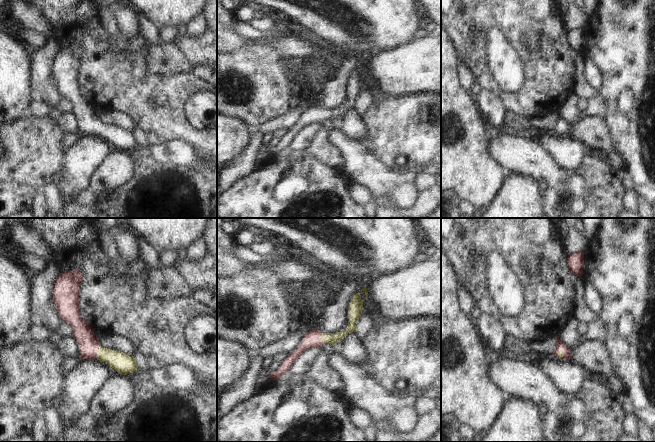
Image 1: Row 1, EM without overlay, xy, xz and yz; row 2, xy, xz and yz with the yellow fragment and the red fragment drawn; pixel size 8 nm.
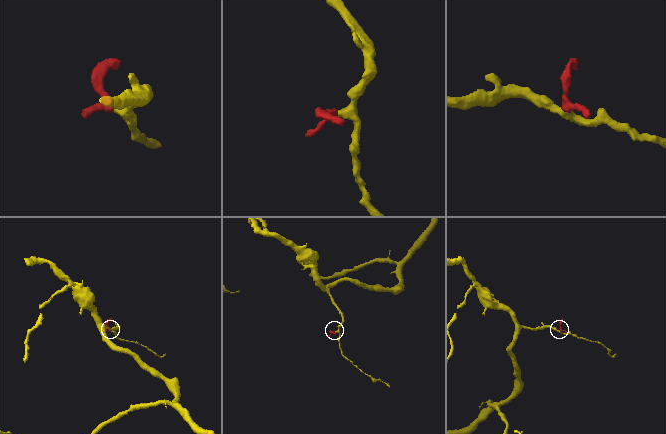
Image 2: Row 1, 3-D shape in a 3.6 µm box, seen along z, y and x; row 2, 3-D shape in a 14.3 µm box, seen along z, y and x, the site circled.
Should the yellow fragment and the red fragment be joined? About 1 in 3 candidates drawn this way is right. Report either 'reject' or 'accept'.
accept

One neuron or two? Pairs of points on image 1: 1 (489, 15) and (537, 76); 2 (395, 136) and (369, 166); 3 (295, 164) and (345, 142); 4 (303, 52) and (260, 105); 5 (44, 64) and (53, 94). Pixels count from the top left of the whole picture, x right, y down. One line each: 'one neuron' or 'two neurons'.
1: one neuron
2: two neurons
3: two neurons
4: one neuron
5: one neuron

